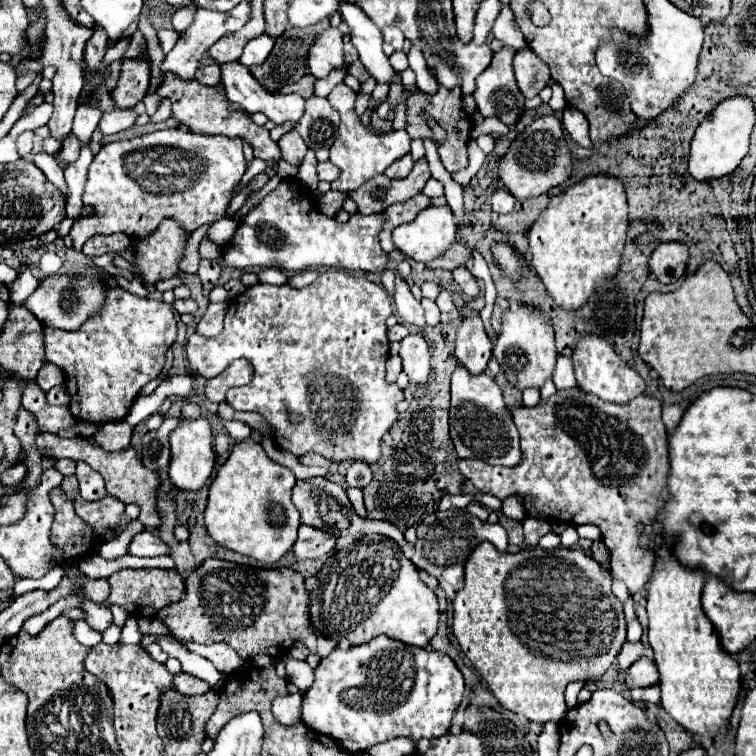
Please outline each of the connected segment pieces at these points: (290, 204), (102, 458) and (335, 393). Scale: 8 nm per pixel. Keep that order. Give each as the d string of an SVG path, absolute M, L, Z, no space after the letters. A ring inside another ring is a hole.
M283 179L261 203L257 203L239 223L233 239L223 247L223 261L229 267L279 267L287 271L305 271L315 267L337 267L345 271L377 273L385 271L389 255L381 249L379 231L383 231L385 213L351 215L347 223L321 213L317 201L295 179Z
M39 433L37 435L37 449L39 449L41 455L51 455L53 459L67 457L67 459L73 459L73 461L85 461L97 473L101 473L101 477L105 479L107 493L111 493L113 497L121 499L123 503L139 505L139 509L141 509L139 521L149 531L155 531L159 527L159 515L157 515L157 509L155 509L155 489L159 485L159 477L157 477L157 473L153 473L147 467L143 467L141 459L137 457L133 447L127 447L123 451L115 451L115 455L113 455L113 453L107 453L101 447L97 447L93 443L87 443L87 441L63 439L63 437L53 435L53 433Z
M327 269L321 273L321 277L317 281L313 281L309 287L305 289L291 289L289 285L265 285L265 283L257 283L253 287L249 287L245 293L241 293L239 297L235 297L229 303L227 315L225 315L225 329L221 335L217 337L201 337L201 335L191 335L187 341L187 357L189 357L189 367L191 367L191 375L201 375L205 379L219 375L221 371L227 369L227 365L235 359L247 359L253 365L253 379L251 383L243 385L243 387L233 387L227 391L227 403L237 409L237 411L255 411L259 415L263 415L267 419L267 423L271 425L273 433L271 439L275 441L275 445L283 451L293 453L295 457L301 457L305 453L319 453L325 459L331 459L335 463L341 461L363 461L367 465L373 465L379 461L381 457L381 437L395 425L395 421L399 419L399 411L397 411L397 403L403 401L403 391L397 389L397 385L387 383L385 381L385 361L389 357L389 341L387 341L387 317L393 313L391 307L391 297L387 295L387 291L373 283L367 277L353 277L347 273L341 273L337 269ZM291 415L301 417L299 423L291 423Z

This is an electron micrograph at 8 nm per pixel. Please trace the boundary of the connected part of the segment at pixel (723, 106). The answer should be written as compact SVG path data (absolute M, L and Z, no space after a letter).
M735 95L721 101L697 127L693 141L691 141L691 155L689 155L689 173L697 181L709 181L715 177L723 177L733 173L741 159L749 151L749 135L755 125L755 109L753 101L745 95Z

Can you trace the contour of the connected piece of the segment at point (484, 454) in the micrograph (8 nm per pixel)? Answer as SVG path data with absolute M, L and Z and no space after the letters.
M457 367L451 375L451 439L461 459L481 459L491 465L515 467L521 459L519 433L513 417L505 407L501 389L487 373L469 375L465 367Z

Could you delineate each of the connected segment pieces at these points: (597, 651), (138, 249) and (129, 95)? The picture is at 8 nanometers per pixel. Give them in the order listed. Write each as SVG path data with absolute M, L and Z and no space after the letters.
M481 543L467 559L465 563L465 587L455 595L453 601L453 633L459 641L459 647L463 649L463 653L469 657L469 661L473 663L473 667L477 669L477 673L487 681L491 693L495 695L495 699L499 701L501 707L513 711L513 713L521 713L525 715L529 721L535 723L547 723L547 721L563 721L563 715L567 713L565 707L565 687L571 681L591 681L591 679L601 679L601 675L613 665L617 653L621 651L623 643L625 643L625 617L623 617L623 605L619 603L619 599L611 593L611 577L607 573L607 569L597 563L591 555L587 555L585 551L579 549L523 549L519 553L499 553L491 543Z
M163 219L147 239L131 239L129 251L133 253L135 277L147 285L173 277L179 271L189 239L191 235L175 219Z
M139 57L123 59L117 87L113 89L117 107L119 109L135 107L147 95L149 77L151 77L151 73L149 73L147 63L143 63L143 59L139 59Z

